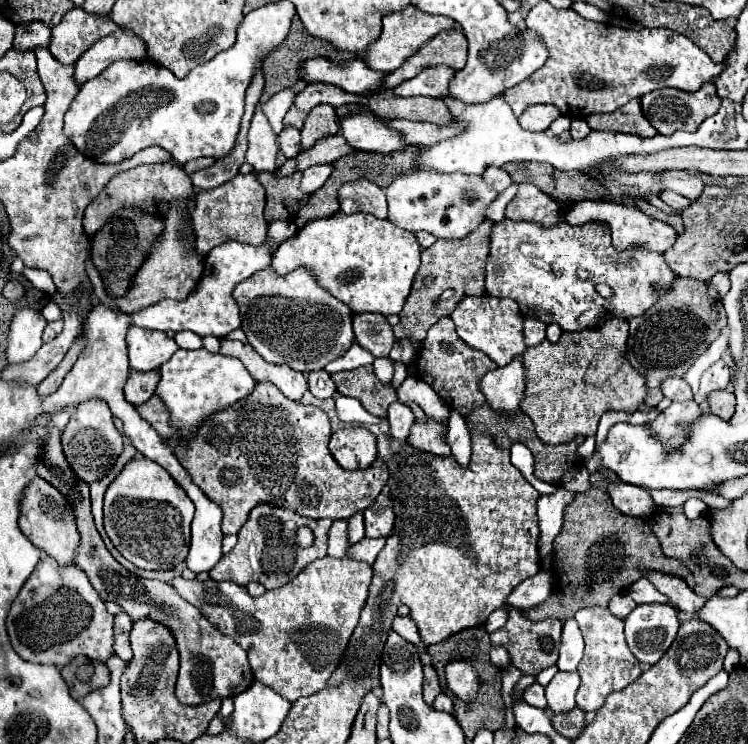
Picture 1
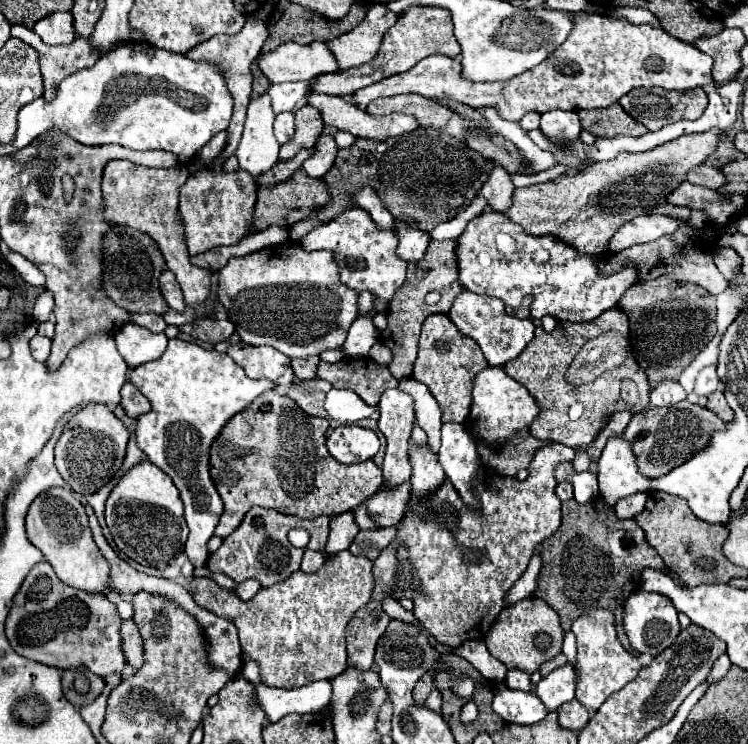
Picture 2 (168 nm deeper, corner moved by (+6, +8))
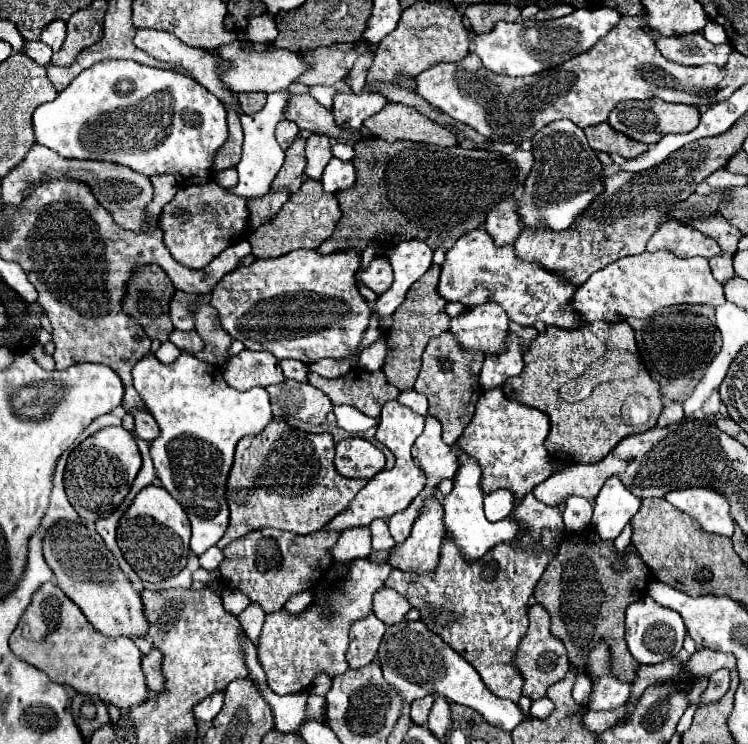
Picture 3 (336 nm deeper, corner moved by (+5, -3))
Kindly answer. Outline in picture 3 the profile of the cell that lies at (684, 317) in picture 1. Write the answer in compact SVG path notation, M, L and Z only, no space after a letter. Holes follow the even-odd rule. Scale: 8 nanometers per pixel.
M679 304L663 308L655 312L655 316L643 320L627 318L627 324L635 330L639 358L645 370L661 384L661 396L669 400L685 400L721 348L721 336L715 326L715 308L711 306Z

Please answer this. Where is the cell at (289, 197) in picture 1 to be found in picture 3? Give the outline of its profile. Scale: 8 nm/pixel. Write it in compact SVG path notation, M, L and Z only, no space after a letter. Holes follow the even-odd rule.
M305 180L299 192L291 194L289 200L283 204L283 208L275 214L273 220L253 230L249 236L249 244L253 248L255 258L277 258L287 252L299 250L299 248L317 248L325 238L333 234L333 228L337 220L341 218L341 210L335 194L327 194L317 180Z

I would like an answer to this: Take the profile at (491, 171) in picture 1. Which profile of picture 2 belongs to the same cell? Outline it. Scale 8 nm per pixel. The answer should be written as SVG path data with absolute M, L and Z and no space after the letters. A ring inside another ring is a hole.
M494 167L494 173L490 173L490 179L482 187L480 195L488 201L492 211L506 213L512 205L512 193L514 193L514 183L510 179L510 173L502 167Z

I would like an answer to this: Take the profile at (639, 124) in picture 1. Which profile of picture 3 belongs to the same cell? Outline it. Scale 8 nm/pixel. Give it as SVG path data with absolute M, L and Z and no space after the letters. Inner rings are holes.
M607 122L585 128L585 136L593 150L601 150L607 154L619 154L623 158L635 158L647 150L647 144L631 140L631 138L615 132Z

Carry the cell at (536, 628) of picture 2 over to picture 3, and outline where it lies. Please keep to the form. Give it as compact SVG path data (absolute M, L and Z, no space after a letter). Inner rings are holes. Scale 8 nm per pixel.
M535 604L529 608L529 628L527 634L523 636L523 640L519 642L519 648L515 652L515 666L519 668L525 684L523 684L523 694L529 696L531 700L537 700L541 696L545 696L547 688L551 684L555 684L557 680L561 680L567 670L569 670L569 658L565 652L565 646L559 638L555 638L549 630L551 622L549 622L549 612L541 606Z

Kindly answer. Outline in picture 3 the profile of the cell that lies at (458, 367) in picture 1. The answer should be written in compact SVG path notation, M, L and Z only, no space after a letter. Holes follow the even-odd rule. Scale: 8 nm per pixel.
M443 332L437 338L431 338L425 352L423 352L423 364L415 382L415 390L419 394L425 394L429 400L429 414L435 416L443 424L443 442L453 446L465 426L471 422L475 414L477 398L481 396L481 384L479 384L479 372L483 364L481 352L467 352L465 348L459 348L455 344L455 336L451 332Z

